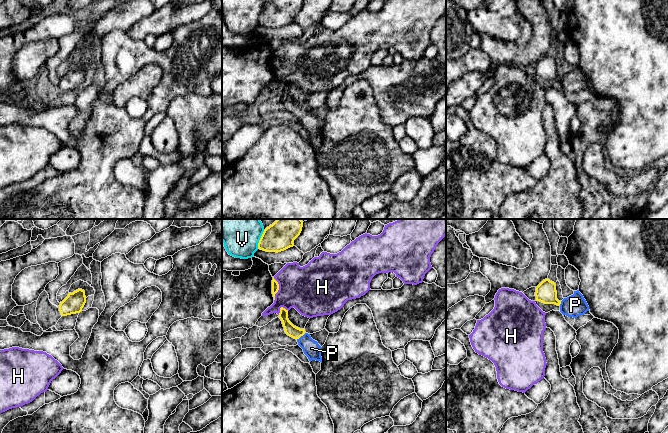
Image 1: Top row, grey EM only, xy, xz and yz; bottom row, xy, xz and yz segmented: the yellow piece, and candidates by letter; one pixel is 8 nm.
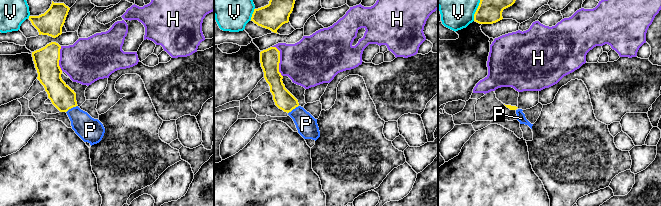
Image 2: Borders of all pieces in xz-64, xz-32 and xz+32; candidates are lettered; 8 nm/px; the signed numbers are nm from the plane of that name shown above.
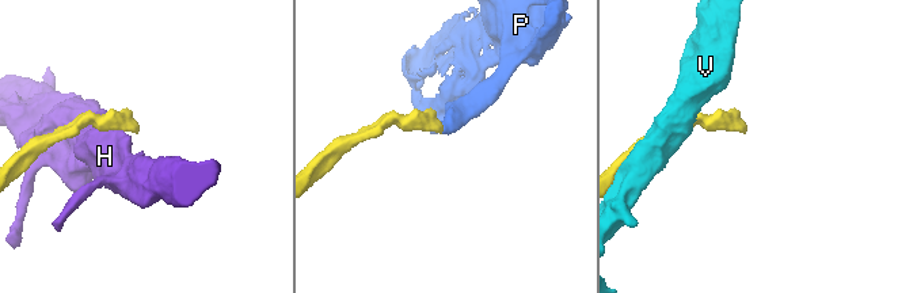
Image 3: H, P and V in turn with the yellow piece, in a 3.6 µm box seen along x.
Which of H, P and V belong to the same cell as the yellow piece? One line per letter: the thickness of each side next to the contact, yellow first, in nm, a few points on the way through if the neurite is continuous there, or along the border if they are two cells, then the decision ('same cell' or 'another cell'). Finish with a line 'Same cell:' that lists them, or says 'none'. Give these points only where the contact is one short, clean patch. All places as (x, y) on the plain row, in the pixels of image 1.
H: 60/380 nm | along xz (273, 53), (278, 60), (278, 67), (275, 70), (274, 76) | another cell
P: 90/140 nm | across xz (291, 106), (300, 112), (311, 124) | same cell
V: 220/280 nm | another cell
Same cell: P

